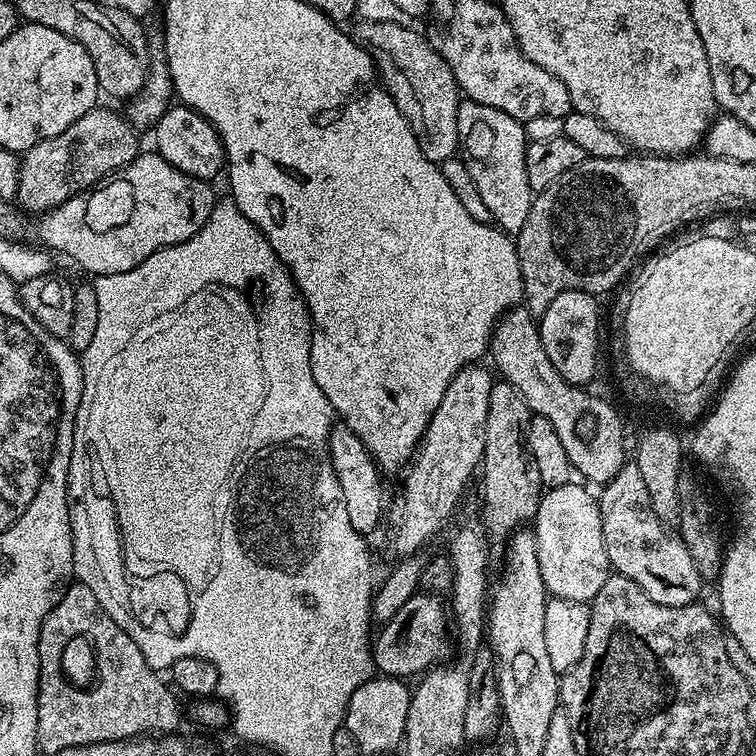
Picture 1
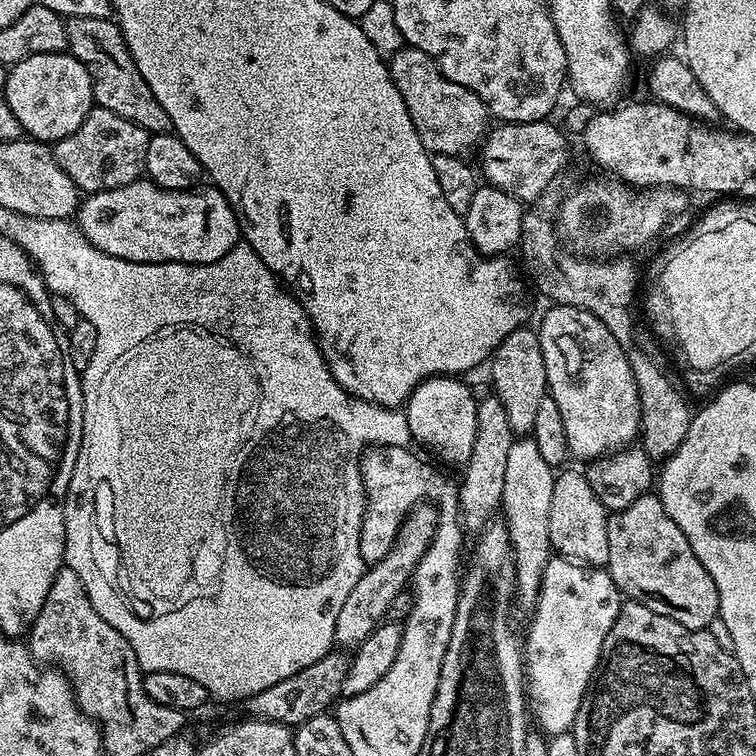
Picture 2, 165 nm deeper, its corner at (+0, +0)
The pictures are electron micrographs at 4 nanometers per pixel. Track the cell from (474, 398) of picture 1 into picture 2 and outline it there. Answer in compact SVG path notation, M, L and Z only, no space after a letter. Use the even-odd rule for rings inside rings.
M431 507L423 508L409 512L386 558L375 561L365 570L362 578L358 578L354 590L350 590L336 623L335 643L341 649L359 648L362 641L385 619L387 608L394 602L395 596L409 587L412 574L419 566L420 559L436 539L436 513Z

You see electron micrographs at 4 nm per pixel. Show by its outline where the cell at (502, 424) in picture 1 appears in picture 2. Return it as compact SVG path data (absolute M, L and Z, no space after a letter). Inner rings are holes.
M528 327L515 328L490 357L491 391L502 402L502 407L506 410L506 419L509 420L513 433L520 438L531 433L534 421L538 418L538 406L548 390L544 346L540 343L540 333L535 327Z

